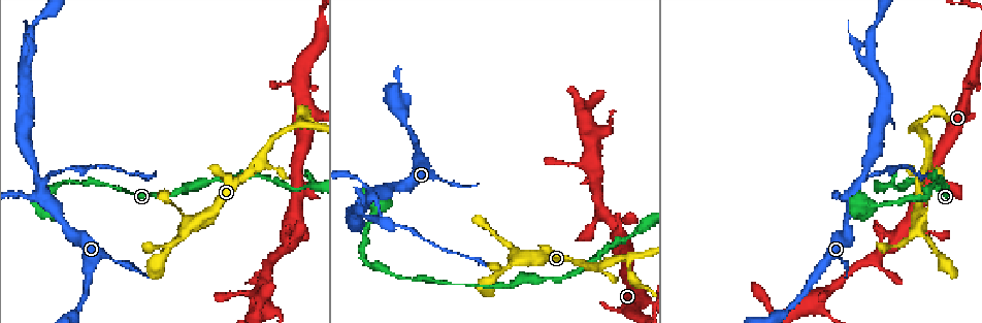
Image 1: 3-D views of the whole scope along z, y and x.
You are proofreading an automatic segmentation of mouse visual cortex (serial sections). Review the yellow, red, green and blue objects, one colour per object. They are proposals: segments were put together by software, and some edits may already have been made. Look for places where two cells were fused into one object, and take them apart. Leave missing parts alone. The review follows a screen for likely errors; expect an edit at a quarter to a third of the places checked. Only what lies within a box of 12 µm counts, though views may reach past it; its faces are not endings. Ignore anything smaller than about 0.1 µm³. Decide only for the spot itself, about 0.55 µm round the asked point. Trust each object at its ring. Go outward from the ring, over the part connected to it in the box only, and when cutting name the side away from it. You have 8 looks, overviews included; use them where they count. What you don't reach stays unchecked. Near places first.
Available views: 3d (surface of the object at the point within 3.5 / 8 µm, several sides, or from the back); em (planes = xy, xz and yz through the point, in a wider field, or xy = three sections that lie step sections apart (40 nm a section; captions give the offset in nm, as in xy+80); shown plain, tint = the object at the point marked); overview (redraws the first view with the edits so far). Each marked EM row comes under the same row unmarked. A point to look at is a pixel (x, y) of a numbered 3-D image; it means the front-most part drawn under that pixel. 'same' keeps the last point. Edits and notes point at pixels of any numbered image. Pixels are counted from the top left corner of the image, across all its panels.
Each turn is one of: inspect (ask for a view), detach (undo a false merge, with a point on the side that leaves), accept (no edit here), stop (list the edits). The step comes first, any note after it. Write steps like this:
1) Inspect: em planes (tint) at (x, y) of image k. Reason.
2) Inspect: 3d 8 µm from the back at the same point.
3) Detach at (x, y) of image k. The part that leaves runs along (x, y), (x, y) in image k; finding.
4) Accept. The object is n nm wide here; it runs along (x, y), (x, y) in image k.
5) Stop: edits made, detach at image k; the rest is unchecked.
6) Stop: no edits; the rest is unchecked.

Inspect: 3d 3.5 µm at (293, 125) of image 1. Three-way junction.

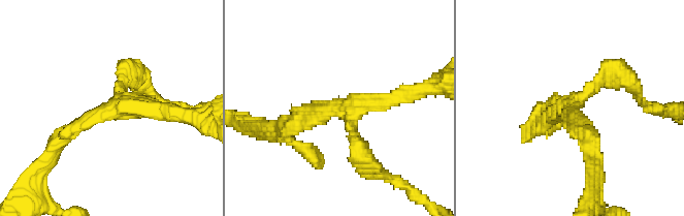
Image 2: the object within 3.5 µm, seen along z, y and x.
Inspect: em xy step 1 (tint) at (338, 108) of image 2. 3 arms meet here; the arms are 200, 250, 250 nm wide.

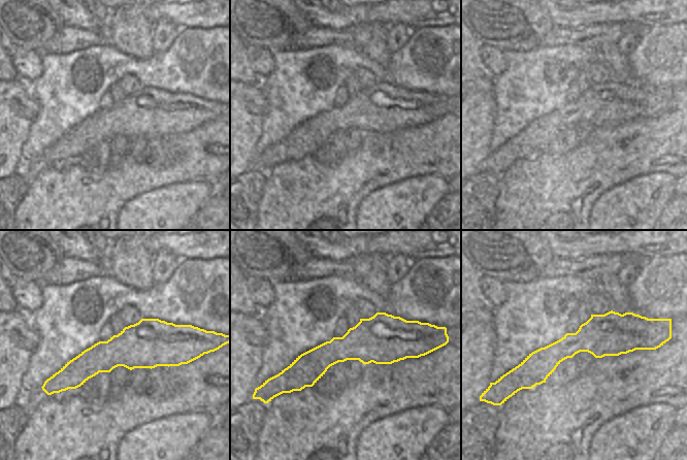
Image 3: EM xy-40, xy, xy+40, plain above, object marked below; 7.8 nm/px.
Accept. It runs along (414, 337), (359, 342), (284, 373) in image 3; all the same cell.

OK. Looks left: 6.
Inspect: 3d 8 µm at (821, 306) of image 1.

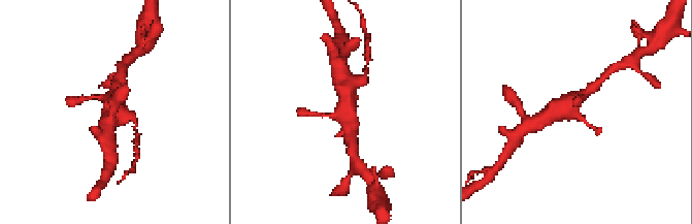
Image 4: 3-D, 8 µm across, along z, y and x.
Inspect: 3d 3.5 µm at (574, 110) of image 4.

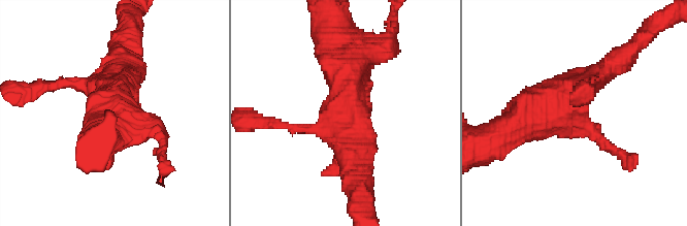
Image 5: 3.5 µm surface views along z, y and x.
Inspect: em planes (tint) at (577, 118) of image 5. 4 arms meet here; the arms are 200, 250, 400, 450 nm wide.

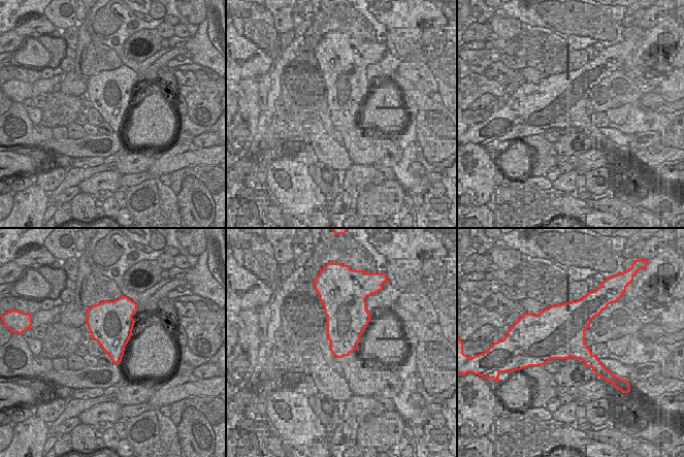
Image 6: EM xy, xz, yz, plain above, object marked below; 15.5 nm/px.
Accept. The object is 650 nm wide here; it runs along (584, 85), (543, 117), (489, 138) in image 5; one cell here.

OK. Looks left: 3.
Inspect: 3d 3.5 µm at (872, 205) of image 1. Abrupt turn.

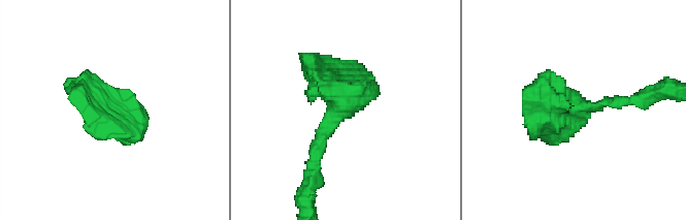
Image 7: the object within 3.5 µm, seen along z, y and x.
Inspect: em xy step 2 (tint) at (577, 105) of image 7. Now the EM.

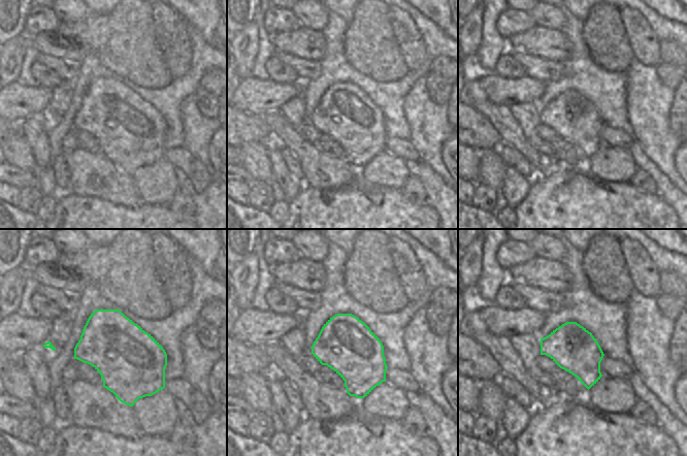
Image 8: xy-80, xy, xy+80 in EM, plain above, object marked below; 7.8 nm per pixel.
Accept. It runs along (313, 170), (340, 96), (302, 56) in image 7; one cell here.

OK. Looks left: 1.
Stop: no edits; the rest is unchecked.

